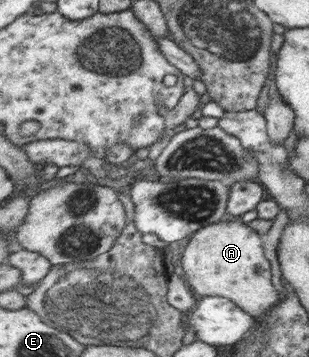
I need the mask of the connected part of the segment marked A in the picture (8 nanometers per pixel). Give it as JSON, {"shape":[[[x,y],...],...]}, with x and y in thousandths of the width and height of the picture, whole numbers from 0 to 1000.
{"shape":[[[780,616],[673,630],[634,647],[586,723],[589,762],[628,824],[660,832],[728,832],[825,891],[890,863],[906,843],[883,798],[877,737],[858,720],[851,658]]]}

